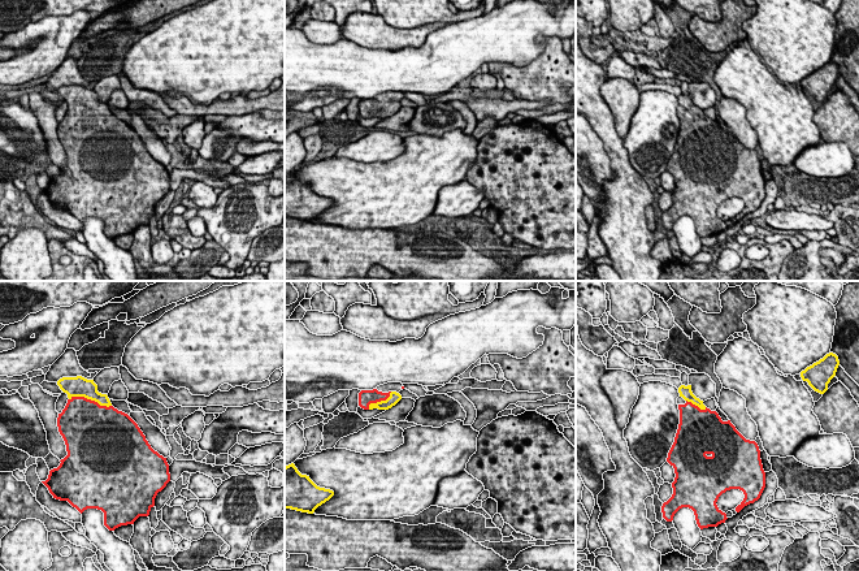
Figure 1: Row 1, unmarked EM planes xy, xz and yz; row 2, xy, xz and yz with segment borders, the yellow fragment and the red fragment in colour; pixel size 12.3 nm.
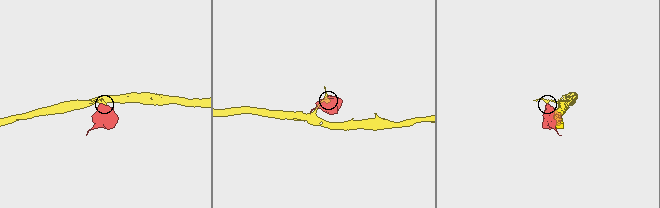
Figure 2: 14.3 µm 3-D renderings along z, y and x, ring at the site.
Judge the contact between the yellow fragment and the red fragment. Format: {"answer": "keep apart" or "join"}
{"answer": "join"}

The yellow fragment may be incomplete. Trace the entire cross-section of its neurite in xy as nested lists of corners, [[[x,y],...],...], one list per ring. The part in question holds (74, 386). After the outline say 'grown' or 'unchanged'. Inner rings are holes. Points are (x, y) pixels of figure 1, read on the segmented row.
[[[62,377],[57,385],[69,398],[57,418],[68,455],[42,483],[53,498],[68,501],[81,514],[87,509],[101,510],[109,531],[134,524],[139,516],[148,516],[157,493],[170,481],[166,458],[151,447],[127,414],[114,408],[108,395],[97,392],[94,380]]]; grown

